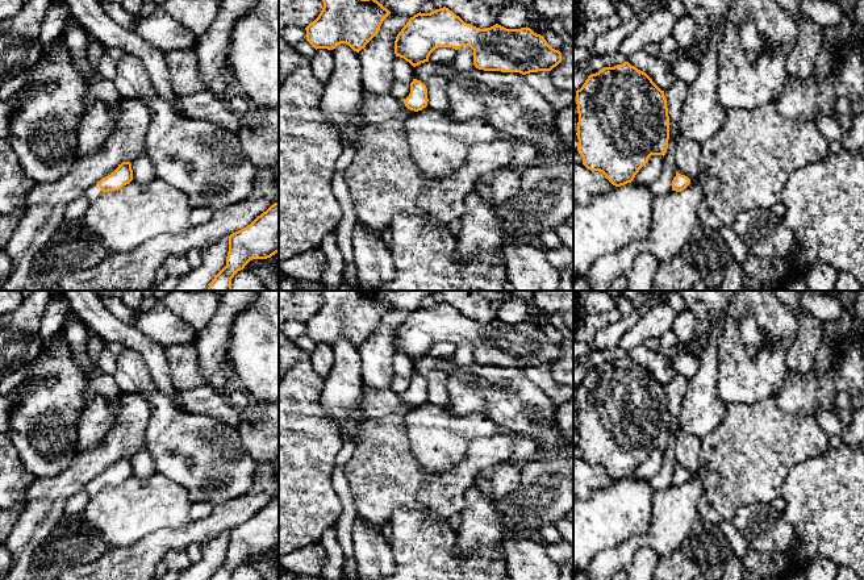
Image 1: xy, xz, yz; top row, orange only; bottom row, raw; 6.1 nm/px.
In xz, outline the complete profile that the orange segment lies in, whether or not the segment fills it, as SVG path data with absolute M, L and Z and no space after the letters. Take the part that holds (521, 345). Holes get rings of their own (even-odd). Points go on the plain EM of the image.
M443 301L430 308L417 308L409 313L395 335L396 351L404 352L413 362L429 356L430 349L438 342L469 341L473 345L473 359L484 366L519 367L551 366L562 356L562 347L552 343L543 330L530 322L506 324L498 318L480 324L464 317L452 305Z

